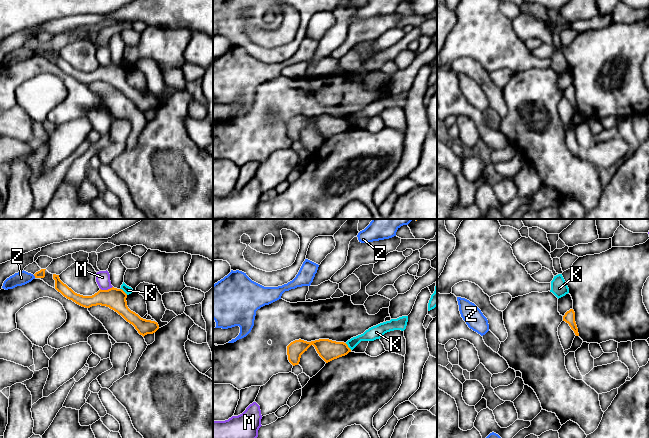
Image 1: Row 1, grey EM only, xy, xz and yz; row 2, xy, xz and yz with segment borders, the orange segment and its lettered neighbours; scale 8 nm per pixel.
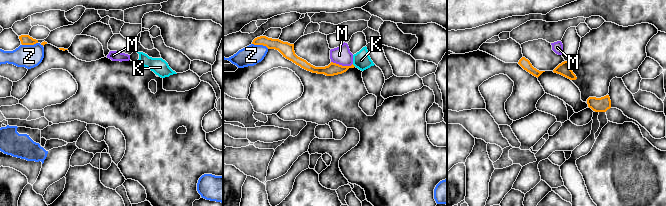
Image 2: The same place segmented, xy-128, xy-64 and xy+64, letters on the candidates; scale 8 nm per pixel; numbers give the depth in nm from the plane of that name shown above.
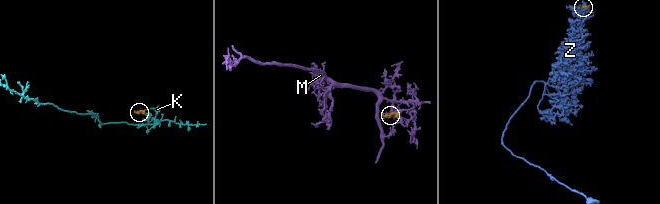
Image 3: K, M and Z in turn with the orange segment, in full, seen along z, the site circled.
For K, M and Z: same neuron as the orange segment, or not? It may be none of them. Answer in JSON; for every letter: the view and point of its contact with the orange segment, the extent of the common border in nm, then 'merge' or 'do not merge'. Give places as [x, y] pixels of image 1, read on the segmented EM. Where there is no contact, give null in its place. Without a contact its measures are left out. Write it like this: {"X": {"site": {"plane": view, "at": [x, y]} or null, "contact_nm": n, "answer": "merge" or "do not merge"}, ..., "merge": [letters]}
{"K": {"site": {"plane": "xy", "at": [123, 291]}, "contact_nm": 80, "answer": "do not merge"}, "M": {"site": {"plane": "xy", "at": [106, 290]}, "contact_nm": 110, "answer": "do not merge"}, "Z": {"site": {"plane": "xy", "at": [34, 275]}, "contact_nm": 30, "answer": "do not merge"}, "merge": []}

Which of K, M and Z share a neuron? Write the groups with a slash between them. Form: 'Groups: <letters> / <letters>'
Groups: K / M / Z

